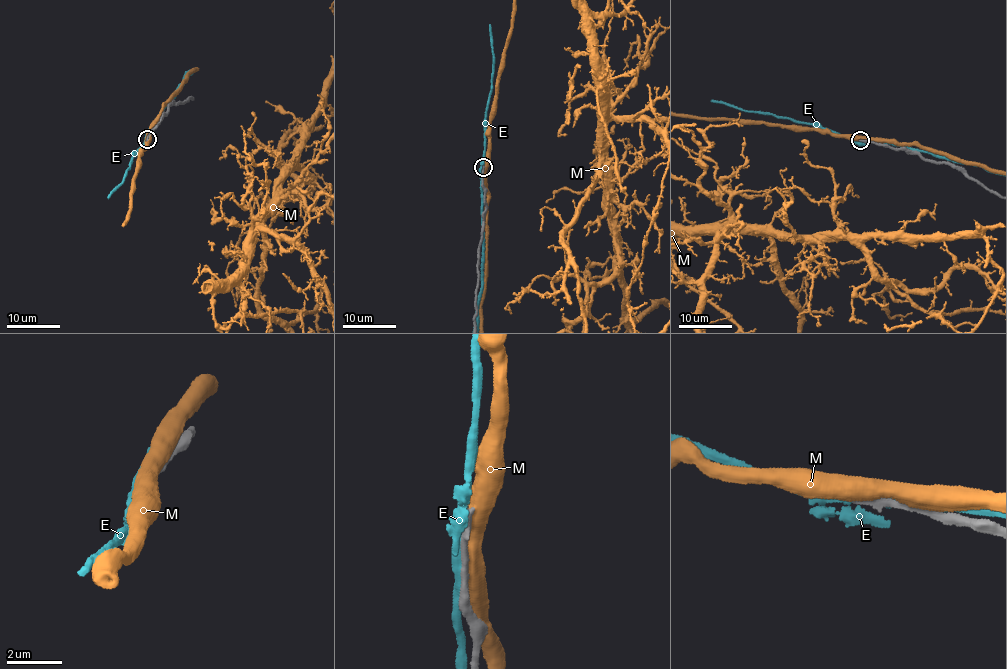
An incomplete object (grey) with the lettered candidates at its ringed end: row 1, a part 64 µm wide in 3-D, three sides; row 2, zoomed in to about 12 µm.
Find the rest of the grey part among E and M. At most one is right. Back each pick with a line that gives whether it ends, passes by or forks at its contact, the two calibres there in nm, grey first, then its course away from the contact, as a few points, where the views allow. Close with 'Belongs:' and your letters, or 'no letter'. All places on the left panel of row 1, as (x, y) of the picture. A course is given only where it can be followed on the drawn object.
Belongs: no letter

